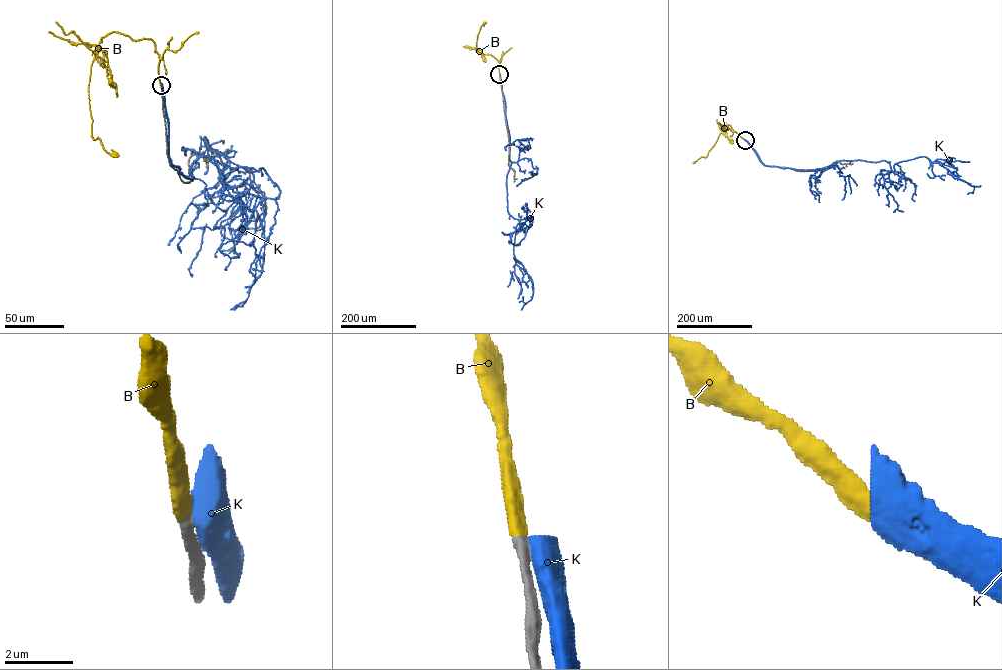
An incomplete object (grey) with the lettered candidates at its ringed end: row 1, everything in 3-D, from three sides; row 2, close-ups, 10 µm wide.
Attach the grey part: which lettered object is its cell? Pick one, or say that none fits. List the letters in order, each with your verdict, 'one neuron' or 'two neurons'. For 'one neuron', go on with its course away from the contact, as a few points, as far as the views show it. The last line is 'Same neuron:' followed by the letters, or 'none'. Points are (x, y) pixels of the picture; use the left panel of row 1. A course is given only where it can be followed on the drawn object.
B: one neuron | via (161, 86), (163, 59), (151, 39), (117, 32), (101, 39), (88, 88), (91, 135), (115, 155)
K: two neurons
Same neuron: B

